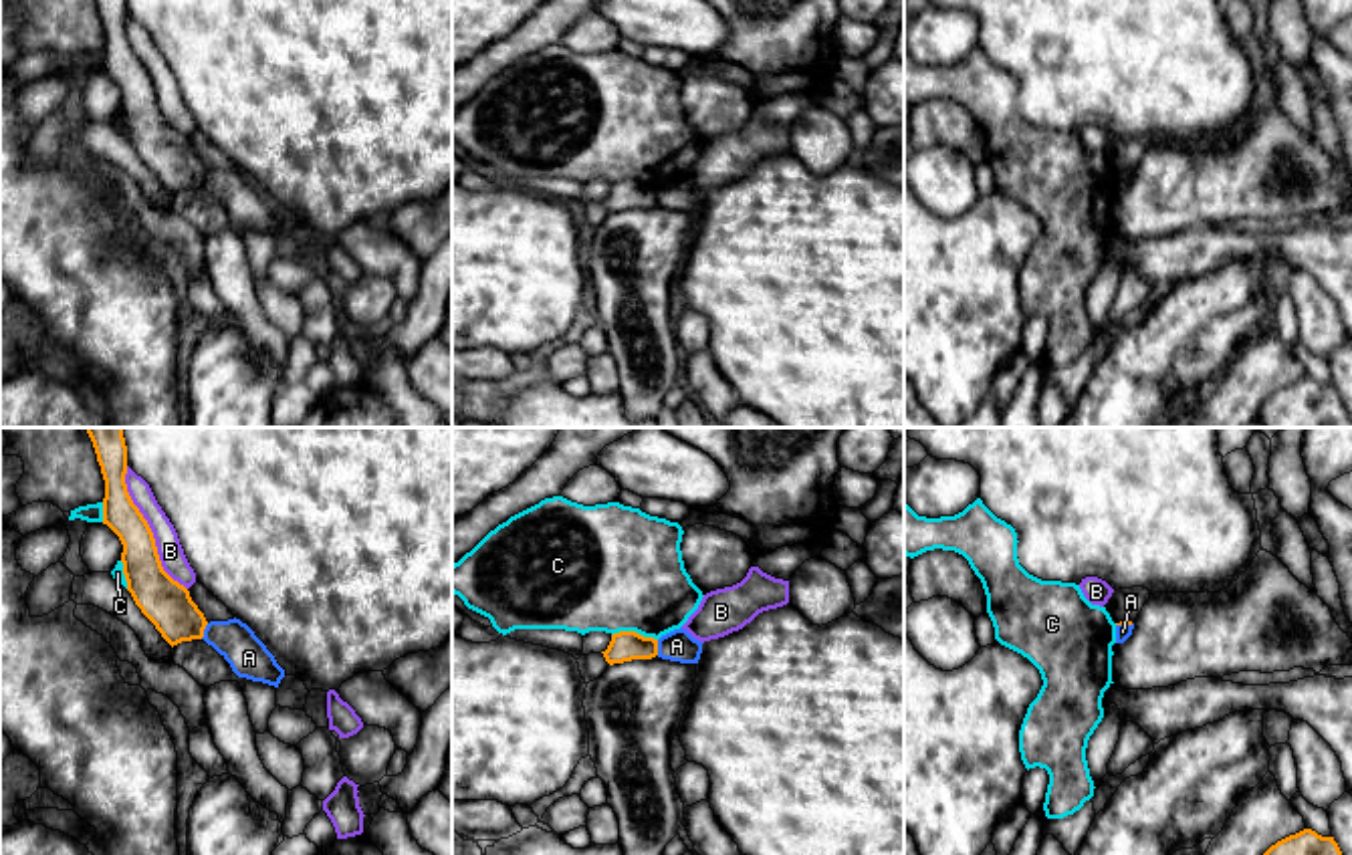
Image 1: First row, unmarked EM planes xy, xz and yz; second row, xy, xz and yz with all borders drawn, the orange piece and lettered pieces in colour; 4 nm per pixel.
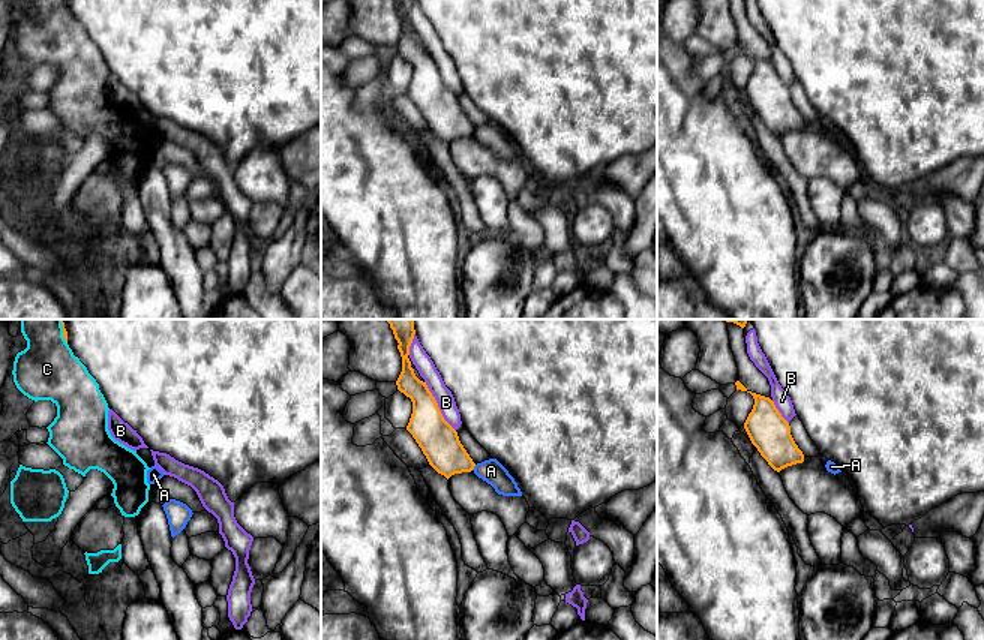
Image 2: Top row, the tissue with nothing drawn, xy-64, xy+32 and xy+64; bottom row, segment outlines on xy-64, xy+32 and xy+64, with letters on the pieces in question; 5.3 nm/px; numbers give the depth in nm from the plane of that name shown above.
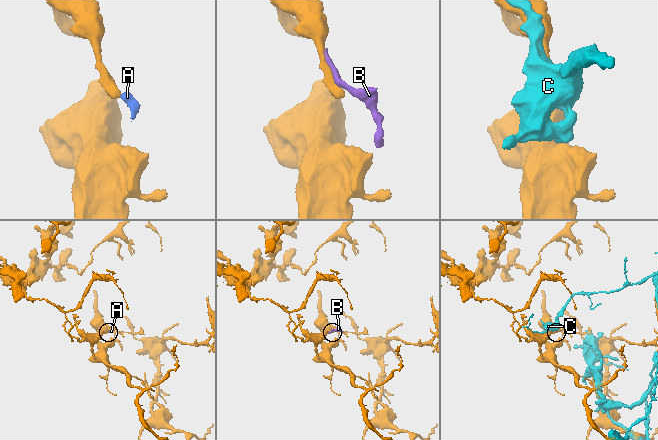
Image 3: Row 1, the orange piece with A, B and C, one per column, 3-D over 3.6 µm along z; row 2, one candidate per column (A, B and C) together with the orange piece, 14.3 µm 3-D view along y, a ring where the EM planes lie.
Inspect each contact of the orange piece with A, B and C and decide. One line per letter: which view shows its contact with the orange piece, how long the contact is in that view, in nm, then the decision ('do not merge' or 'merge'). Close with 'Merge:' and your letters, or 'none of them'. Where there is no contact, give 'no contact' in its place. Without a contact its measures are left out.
A: contact in xy; length 70 nm; do not merge
B: contact in xy; length 550 nm; do not merge
C: contact in xz; length 190 nm; do not merge
Merge: none of them

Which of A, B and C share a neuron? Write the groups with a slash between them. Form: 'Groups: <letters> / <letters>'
Groups: A / B / C

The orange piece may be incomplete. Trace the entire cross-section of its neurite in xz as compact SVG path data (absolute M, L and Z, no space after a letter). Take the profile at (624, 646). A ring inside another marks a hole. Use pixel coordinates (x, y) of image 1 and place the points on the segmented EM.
M619 631L611 635L605 651L601 651L609 665L632 659L652 659L658 655L658 639L644 637L636 631Z

